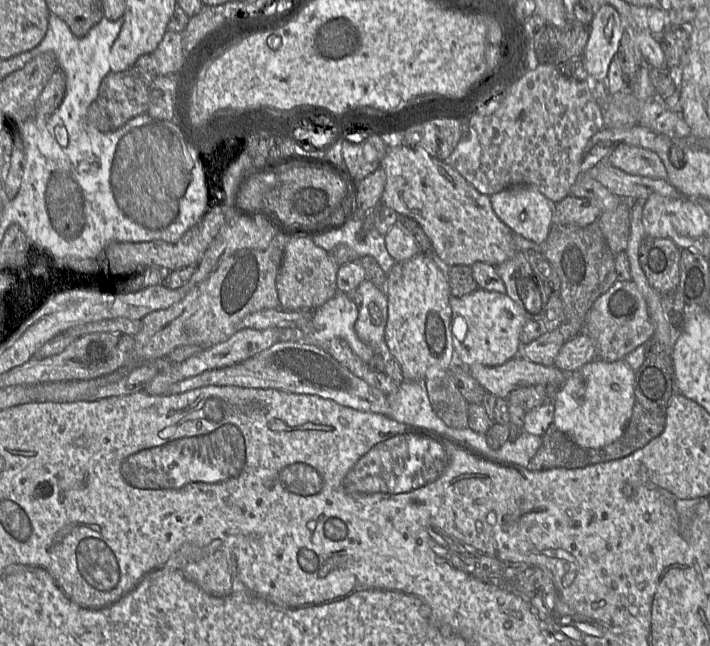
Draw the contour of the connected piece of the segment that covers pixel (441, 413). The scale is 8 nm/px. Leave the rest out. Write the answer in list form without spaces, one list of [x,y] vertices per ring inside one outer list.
[[[430,367],[424,382],[434,413],[449,427],[468,427],[468,402],[456,387],[448,371]]]

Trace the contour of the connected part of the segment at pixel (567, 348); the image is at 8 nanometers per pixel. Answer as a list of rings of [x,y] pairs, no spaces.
[[[581,333],[564,343],[554,360],[554,366],[565,373],[572,373],[596,359],[593,340]]]

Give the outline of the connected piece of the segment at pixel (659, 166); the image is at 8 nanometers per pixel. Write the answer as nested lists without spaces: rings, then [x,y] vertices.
[[[618,145],[605,162],[630,175],[667,180],[667,171],[660,157],[644,148]]]

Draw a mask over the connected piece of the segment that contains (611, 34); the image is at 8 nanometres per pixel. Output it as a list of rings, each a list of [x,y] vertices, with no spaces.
[[[602,6],[590,25],[590,36],[582,61],[591,82],[605,82],[623,35],[623,23],[617,10]]]

